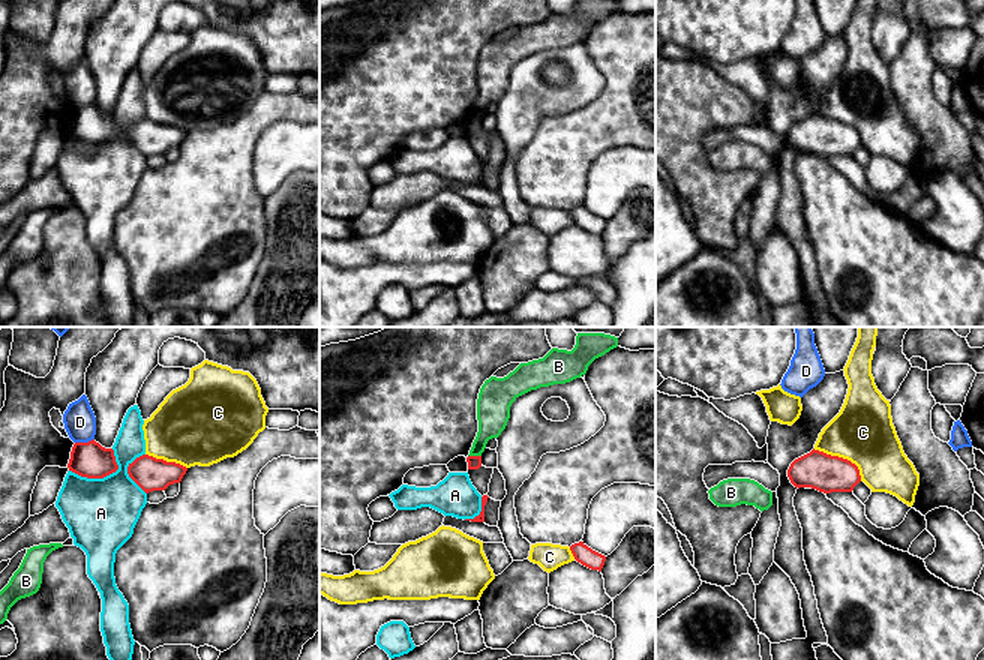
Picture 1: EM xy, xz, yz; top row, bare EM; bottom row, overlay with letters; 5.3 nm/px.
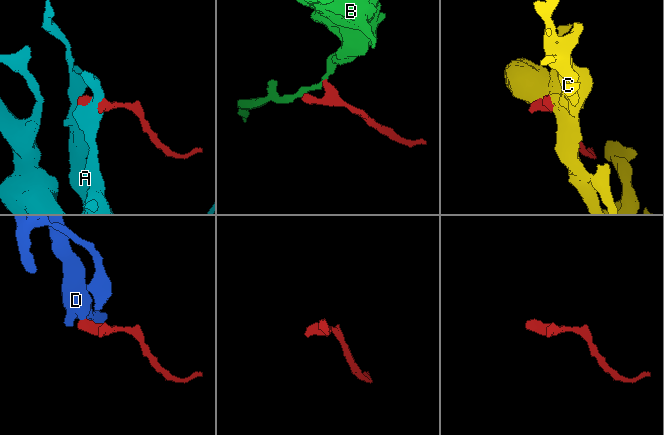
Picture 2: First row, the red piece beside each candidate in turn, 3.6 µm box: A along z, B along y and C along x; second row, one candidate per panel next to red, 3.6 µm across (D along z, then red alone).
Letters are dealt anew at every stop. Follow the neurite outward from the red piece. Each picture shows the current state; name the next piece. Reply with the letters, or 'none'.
none

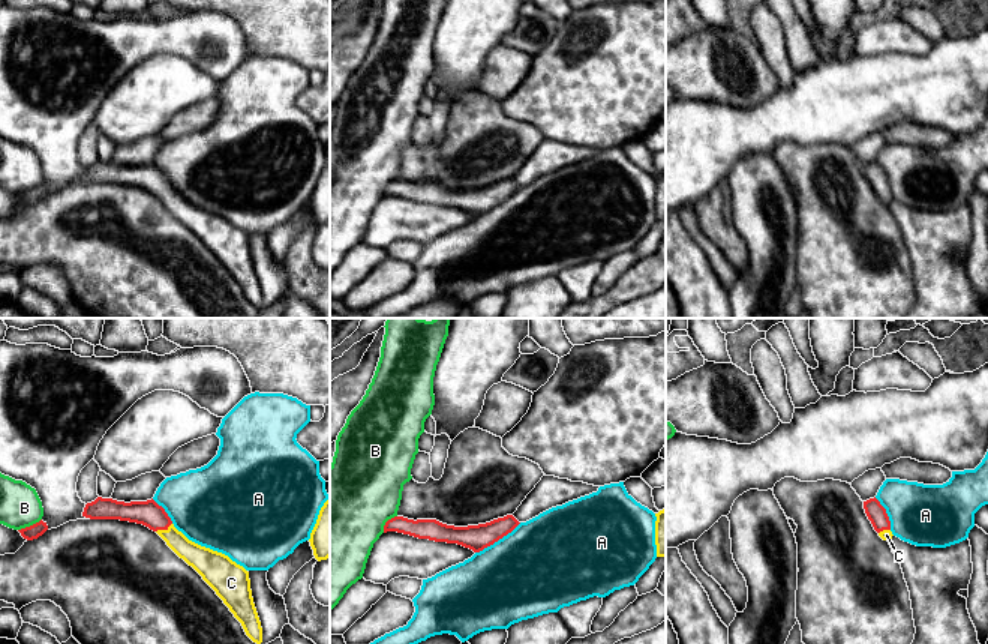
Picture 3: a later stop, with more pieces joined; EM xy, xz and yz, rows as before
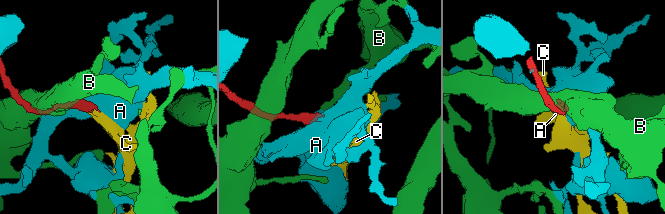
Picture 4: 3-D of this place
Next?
C

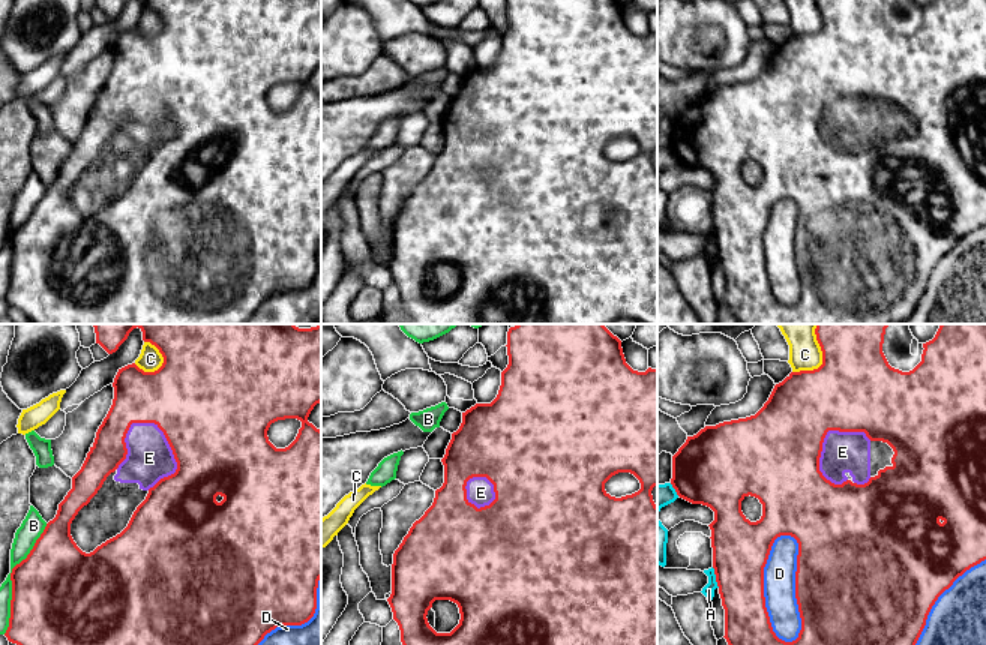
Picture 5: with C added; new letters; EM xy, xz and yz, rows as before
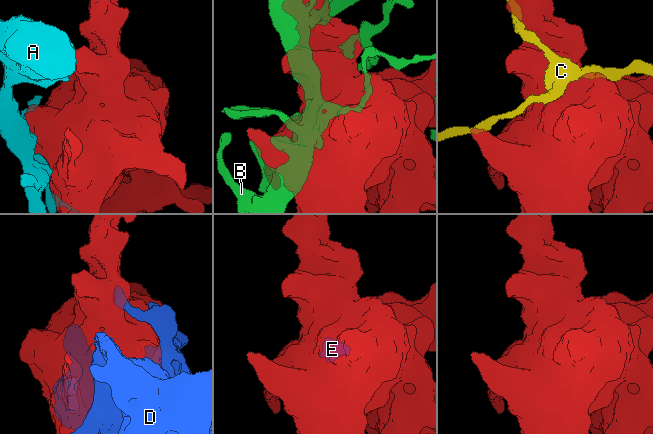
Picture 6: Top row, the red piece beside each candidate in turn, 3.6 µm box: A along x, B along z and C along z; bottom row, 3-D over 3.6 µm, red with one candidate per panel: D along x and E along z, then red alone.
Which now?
E

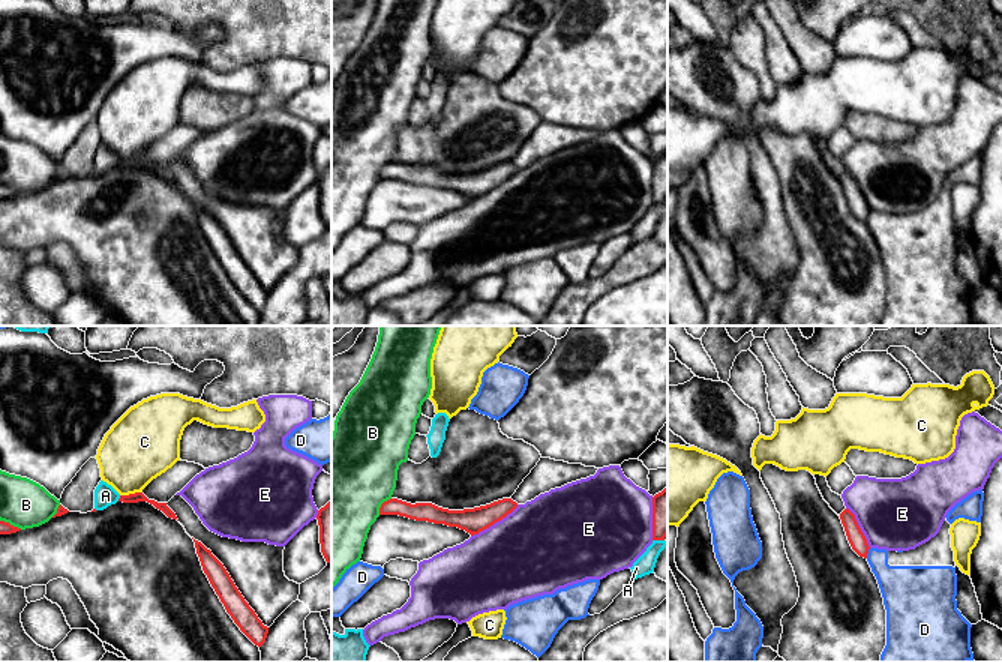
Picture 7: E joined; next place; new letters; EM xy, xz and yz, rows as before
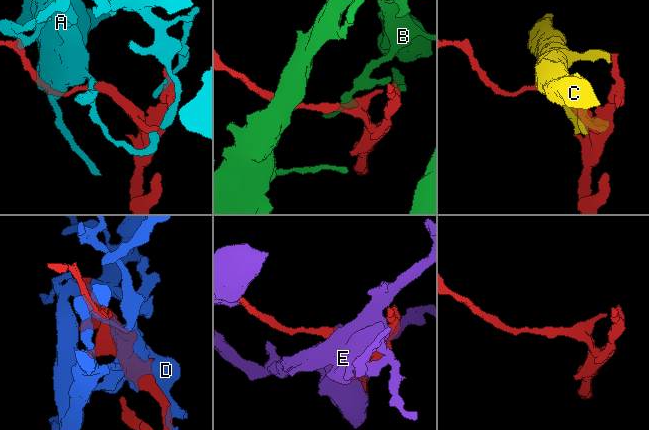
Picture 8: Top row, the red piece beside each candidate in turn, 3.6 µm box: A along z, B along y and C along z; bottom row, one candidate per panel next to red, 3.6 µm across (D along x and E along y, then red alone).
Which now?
none

